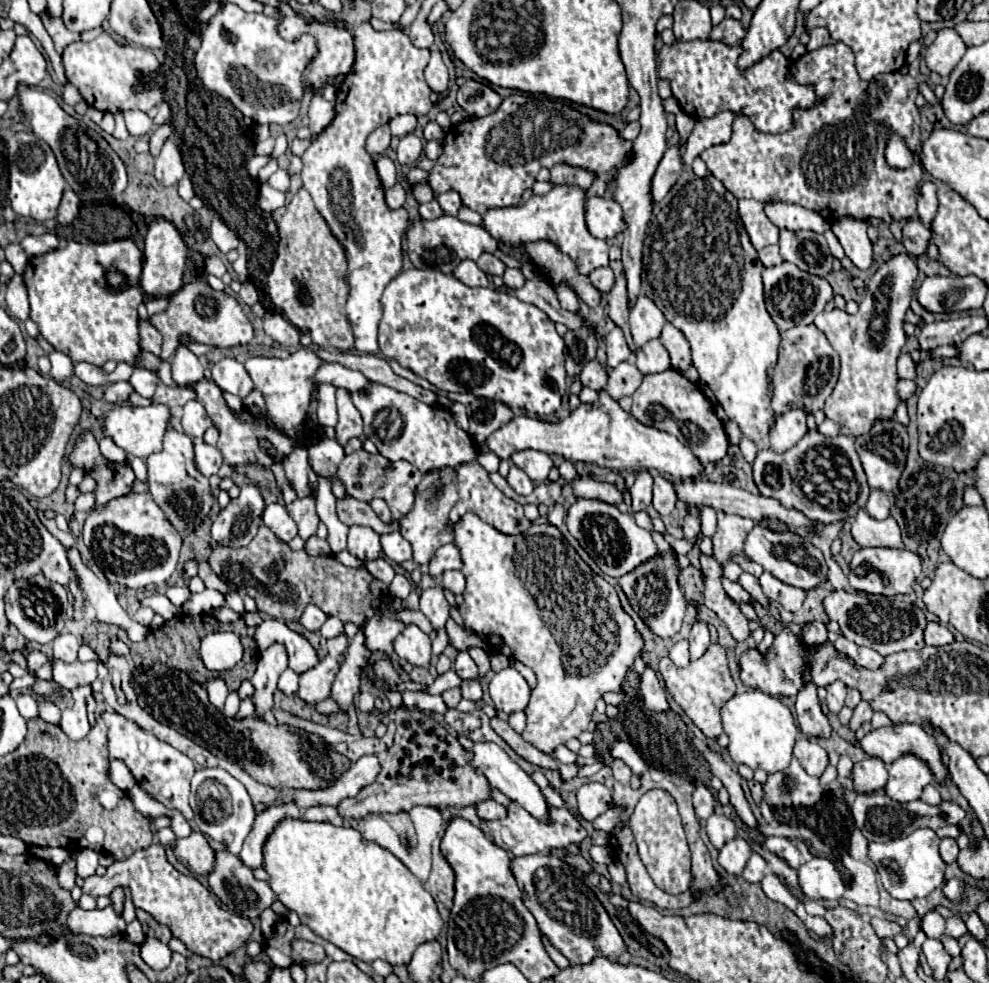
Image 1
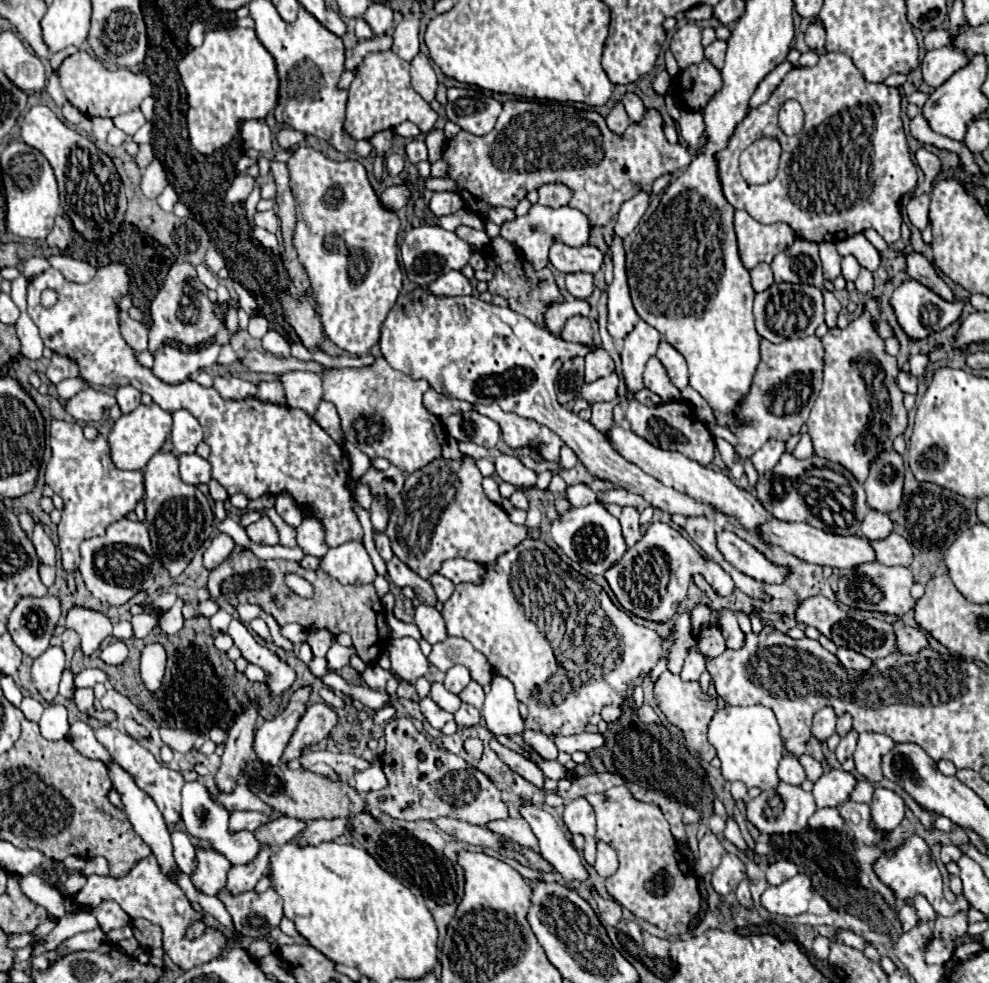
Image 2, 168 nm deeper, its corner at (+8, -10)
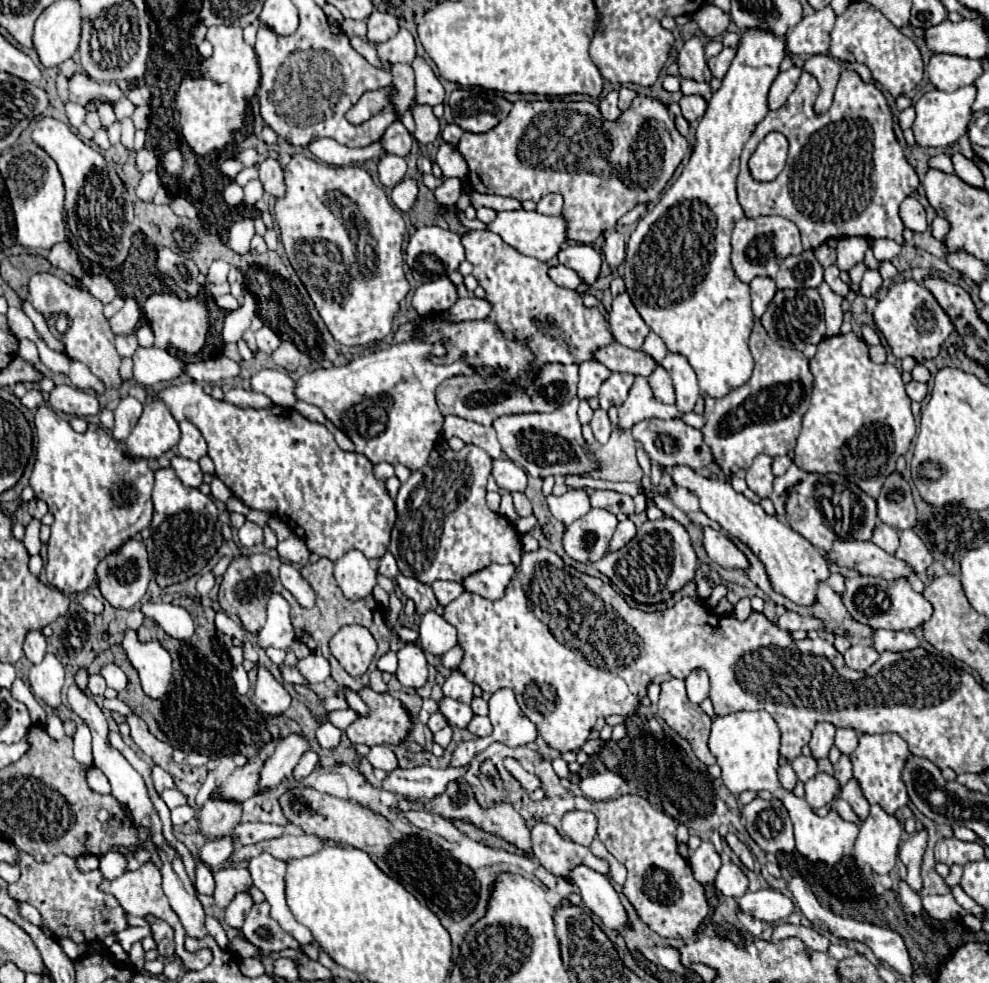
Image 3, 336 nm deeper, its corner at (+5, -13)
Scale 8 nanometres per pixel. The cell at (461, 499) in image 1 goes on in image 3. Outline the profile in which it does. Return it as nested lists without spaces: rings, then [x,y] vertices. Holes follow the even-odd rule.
[[[465,445],[461,451],[447,449],[435,467],[425,465],[411,473],[395,497],[397,523],[389,545],[403,575],[415,577],[425,585],[437,579],[463,583],[467,575],[491,563],[519,565],[523,547],[517,529],[485,503],[489,473],[491,457],[475,445]]]

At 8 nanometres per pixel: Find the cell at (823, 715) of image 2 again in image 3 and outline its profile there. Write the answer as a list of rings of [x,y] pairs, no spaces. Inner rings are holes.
[[[817,723],[813,737],[809,741],[809,749],[811,749],[811,757],[813,759],[823,759],[829,755],[829,749],[833,745],[833,737],[835,737],[835,727],[831,723]]]

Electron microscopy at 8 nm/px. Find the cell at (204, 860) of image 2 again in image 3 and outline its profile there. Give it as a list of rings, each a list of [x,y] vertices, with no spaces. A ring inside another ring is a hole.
[[[227,867],[227,869],[219,869],[215,873],[215,903],[219,907],[227,907],[231,903],[231,899],[237,893],[247,891],[247,895],[251,895],[251,899],[255,903],[261,903],[265,900],[265,896],[253,883],[251,883],[251,873],[247,871],[247,867]]]

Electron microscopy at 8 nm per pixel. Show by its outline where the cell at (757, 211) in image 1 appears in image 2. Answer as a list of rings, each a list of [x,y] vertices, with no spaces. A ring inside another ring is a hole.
[[[736,210],[734,228],[738,236],[740,258],[748,270],[758,262],[772,262],[772,258],[796,240],[796,232],[788,224],[760,224],[748,212]]]

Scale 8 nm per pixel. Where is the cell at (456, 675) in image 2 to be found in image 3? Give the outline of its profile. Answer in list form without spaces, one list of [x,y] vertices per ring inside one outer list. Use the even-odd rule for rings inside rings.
[[[455,671],[451,677],[447,677],[447,681],[443,685],[443,693],[445,693],[445,697],[451,697],[451,699],[457,699],[463,703],[471,703],[473,683],[465,675]]]

